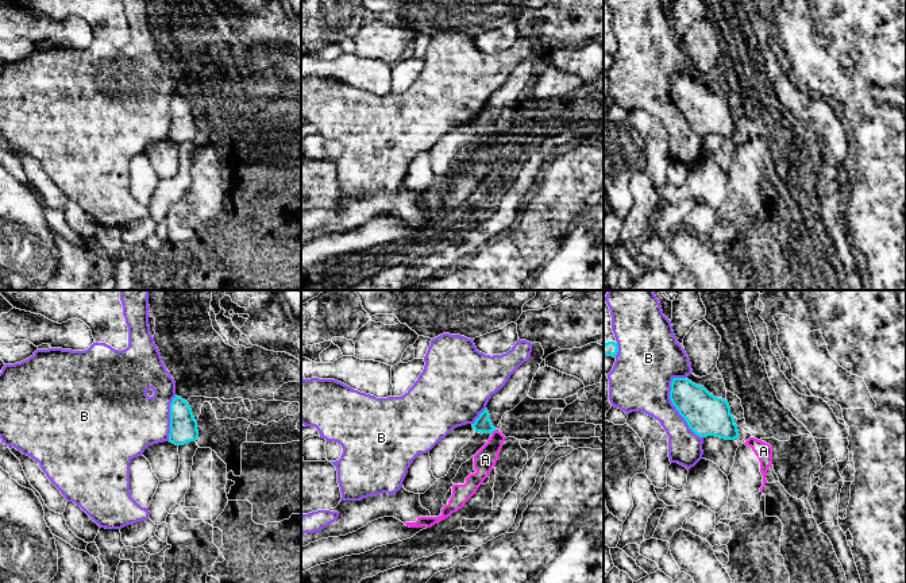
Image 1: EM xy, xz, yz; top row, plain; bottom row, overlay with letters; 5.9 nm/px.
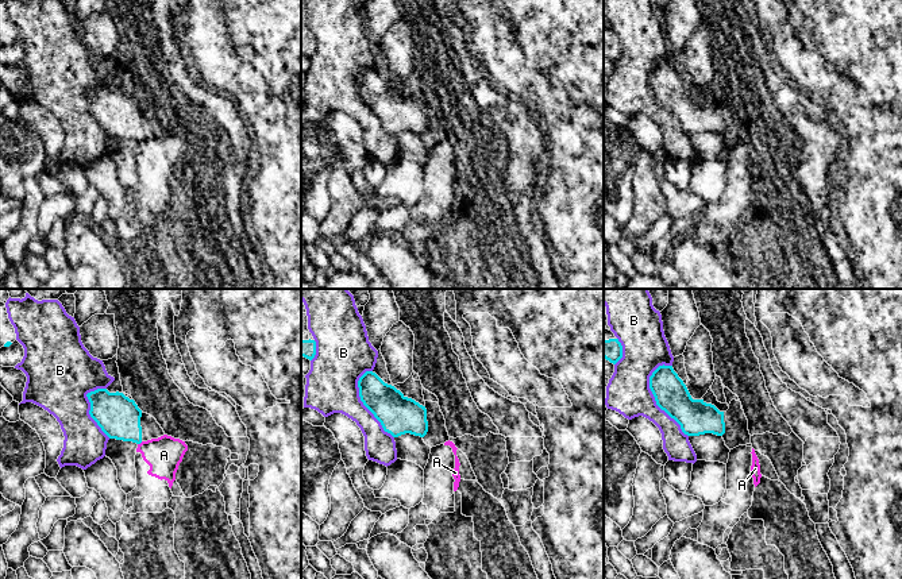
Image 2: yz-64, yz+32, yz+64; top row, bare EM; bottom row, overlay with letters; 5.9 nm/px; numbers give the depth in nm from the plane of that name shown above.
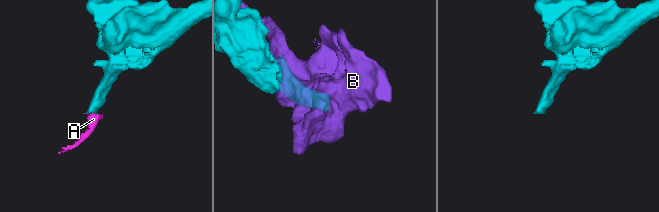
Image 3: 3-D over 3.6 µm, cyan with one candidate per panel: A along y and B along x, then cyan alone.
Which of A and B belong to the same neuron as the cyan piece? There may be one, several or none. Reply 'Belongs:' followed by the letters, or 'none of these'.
Belongs: none of these

